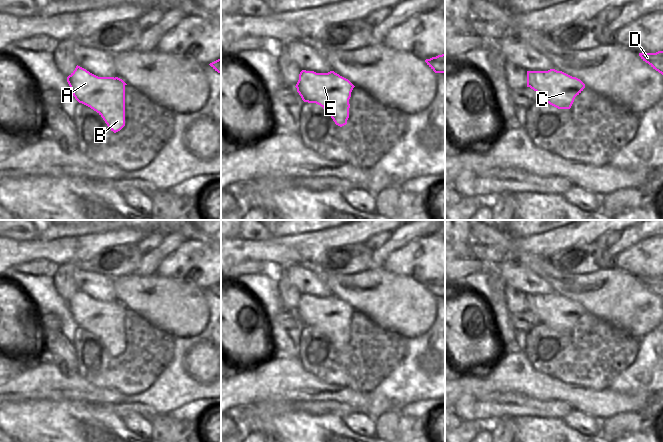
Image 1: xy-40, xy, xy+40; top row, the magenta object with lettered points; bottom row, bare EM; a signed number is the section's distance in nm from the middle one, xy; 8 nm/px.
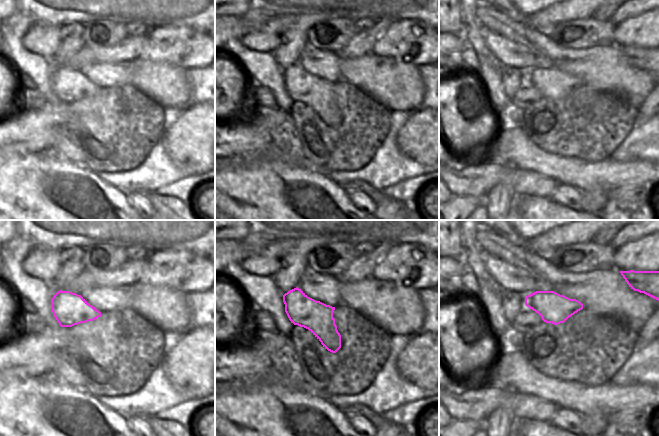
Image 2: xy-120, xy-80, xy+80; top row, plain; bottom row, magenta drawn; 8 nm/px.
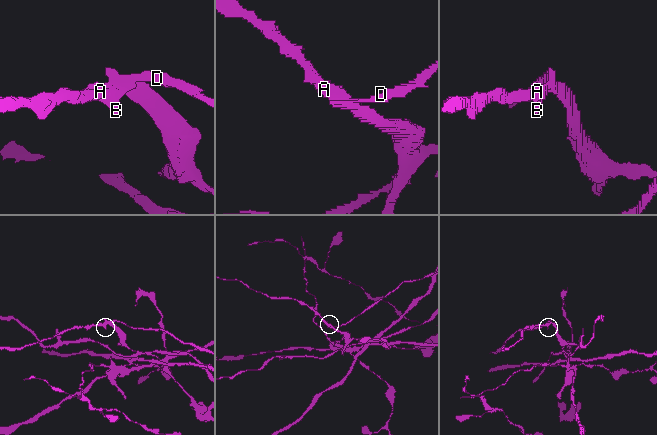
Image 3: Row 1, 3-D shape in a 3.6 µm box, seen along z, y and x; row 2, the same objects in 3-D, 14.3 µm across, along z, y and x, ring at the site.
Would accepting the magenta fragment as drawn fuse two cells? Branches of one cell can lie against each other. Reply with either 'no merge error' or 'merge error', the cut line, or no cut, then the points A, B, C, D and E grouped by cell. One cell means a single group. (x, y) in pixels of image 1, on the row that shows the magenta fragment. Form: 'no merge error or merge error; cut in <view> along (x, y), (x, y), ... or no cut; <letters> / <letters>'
merge error; cut in xy+40 along (555, 70), (560, 74), (562, 81), (572, 86), (574, 98); A B C E / D

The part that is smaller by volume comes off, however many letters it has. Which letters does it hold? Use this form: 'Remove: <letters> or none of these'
Remove: A, B, C, E

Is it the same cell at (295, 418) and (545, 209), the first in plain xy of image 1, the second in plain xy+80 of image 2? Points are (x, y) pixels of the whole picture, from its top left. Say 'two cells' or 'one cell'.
one cell

